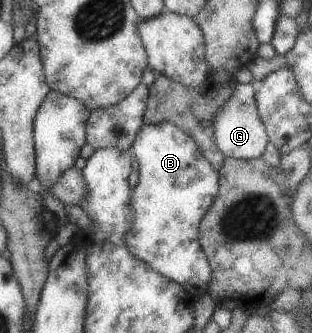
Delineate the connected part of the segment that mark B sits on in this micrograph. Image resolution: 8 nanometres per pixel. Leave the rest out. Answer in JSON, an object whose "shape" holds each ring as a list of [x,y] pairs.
{"shape":[[[160,122],[159,124],[143,124],[138,131],[134,139],[134,143],[130,145],[132,151],[134,151],[136,156],[136,161],[138,163],[138,182],[133,187],[132,191],[132,211],[134,211],[134,221],[130,227],[130,231],[126,233],[124,239],[124,245],[127,247],[128,251],[136,257],[136,259],[144,262],[147,266],[150,266],[157,274],[168,278],[170,281],[176,282],[178,285],[186,285],[186,287],[196,287],[196,289],[206,289],[206,285],[209,285],[211,280],[211,267],[206,259],[205,253],[202,251],[199,242],[199,223],[201,217],[206,213],[208,206],[214,201],[216,194],[218,193],[218,180],[219,173],[204,159],[204,156],[200,153],[198,147],[196,147],[195,141],[179,126],[168,122]]]}

